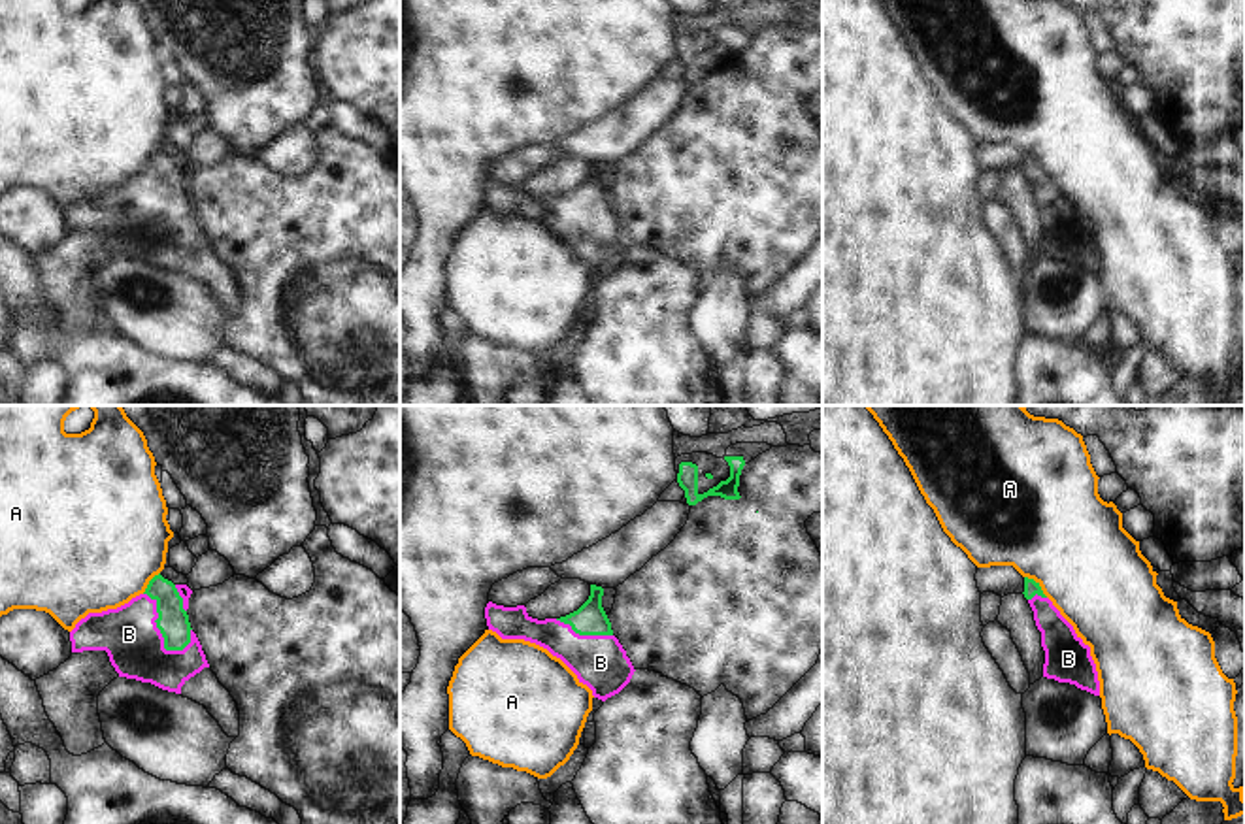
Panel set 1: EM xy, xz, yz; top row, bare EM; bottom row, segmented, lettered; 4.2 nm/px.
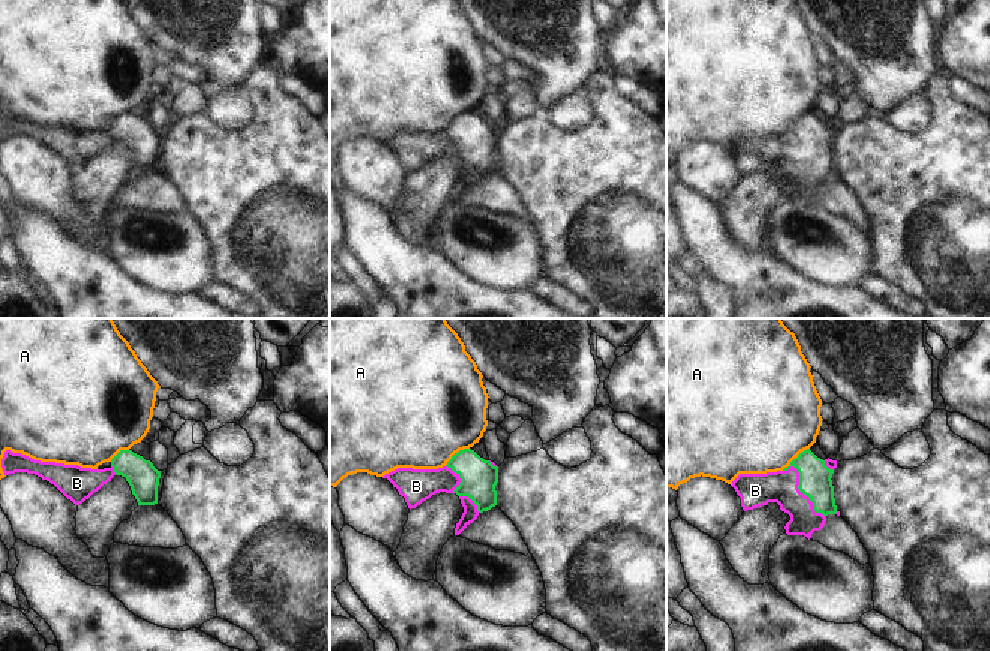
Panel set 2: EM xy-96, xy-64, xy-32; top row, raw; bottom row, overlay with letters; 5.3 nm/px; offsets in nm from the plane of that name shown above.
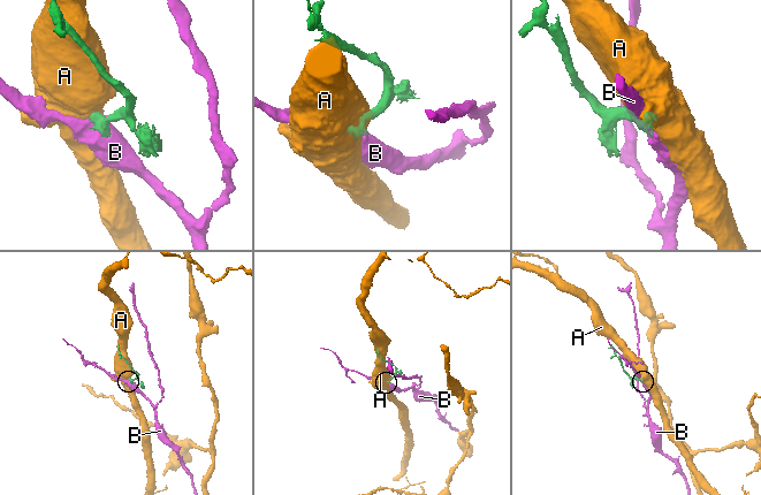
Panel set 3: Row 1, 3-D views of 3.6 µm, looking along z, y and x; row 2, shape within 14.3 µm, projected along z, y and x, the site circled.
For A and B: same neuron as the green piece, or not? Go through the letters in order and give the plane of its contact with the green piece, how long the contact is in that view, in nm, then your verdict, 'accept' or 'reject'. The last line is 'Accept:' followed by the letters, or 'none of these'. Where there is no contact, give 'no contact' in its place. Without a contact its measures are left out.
A: yz | 140 nm | reject
B: xy | 300 nm | accept
Accept: B

